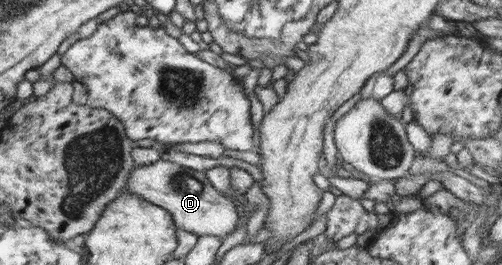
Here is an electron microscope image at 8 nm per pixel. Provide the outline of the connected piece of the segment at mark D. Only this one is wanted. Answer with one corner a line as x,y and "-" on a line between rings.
159,159
147,165
135,166
126,181
124,192
135,194
166,209
177,223
177,228
183,228
199,237
213,235
224,238
237,226
239,216
236,204
212,186
205,171
183,168
177,163

